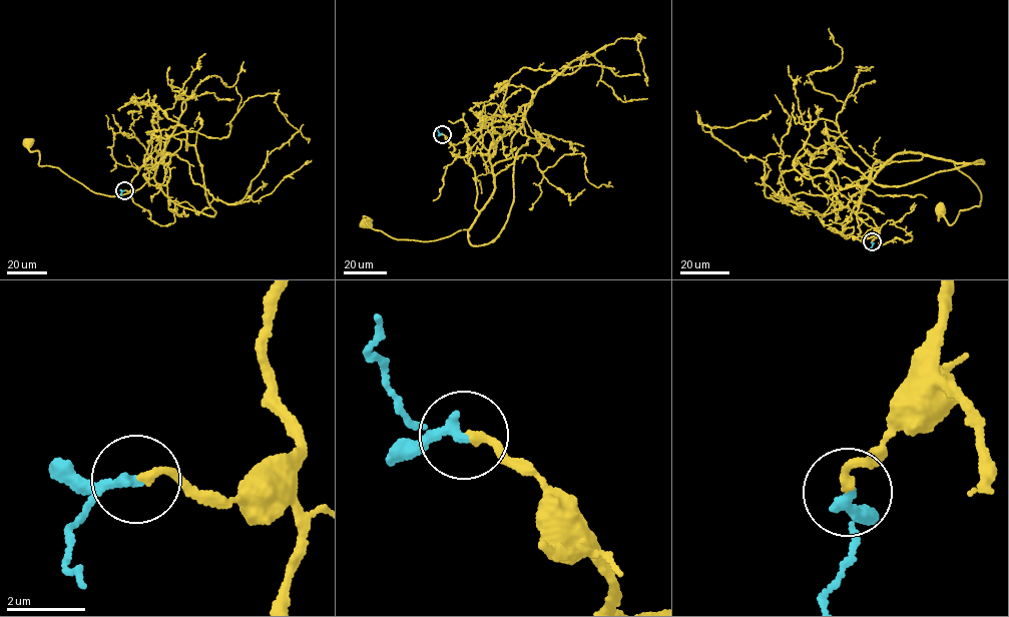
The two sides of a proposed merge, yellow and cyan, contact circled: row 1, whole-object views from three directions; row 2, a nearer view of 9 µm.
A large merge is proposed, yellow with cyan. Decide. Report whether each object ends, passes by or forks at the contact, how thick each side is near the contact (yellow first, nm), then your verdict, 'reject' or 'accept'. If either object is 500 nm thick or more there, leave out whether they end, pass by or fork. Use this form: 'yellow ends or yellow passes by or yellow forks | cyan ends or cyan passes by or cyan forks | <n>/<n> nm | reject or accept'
yellow ends | cyan passes by | 220/200 nm | accept

